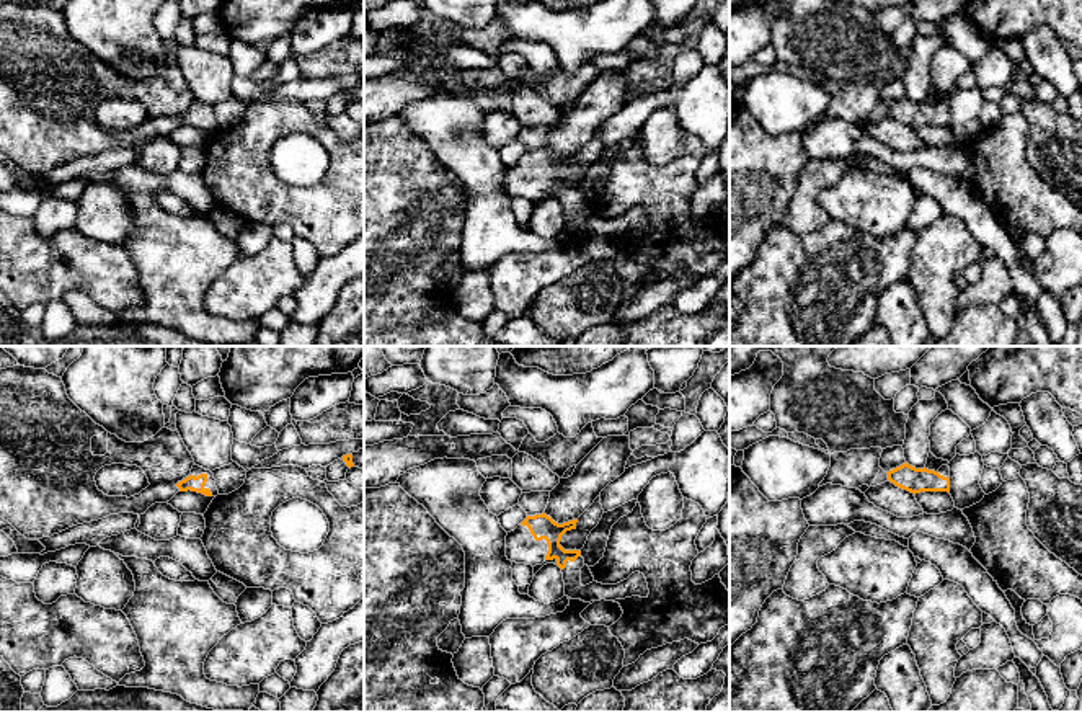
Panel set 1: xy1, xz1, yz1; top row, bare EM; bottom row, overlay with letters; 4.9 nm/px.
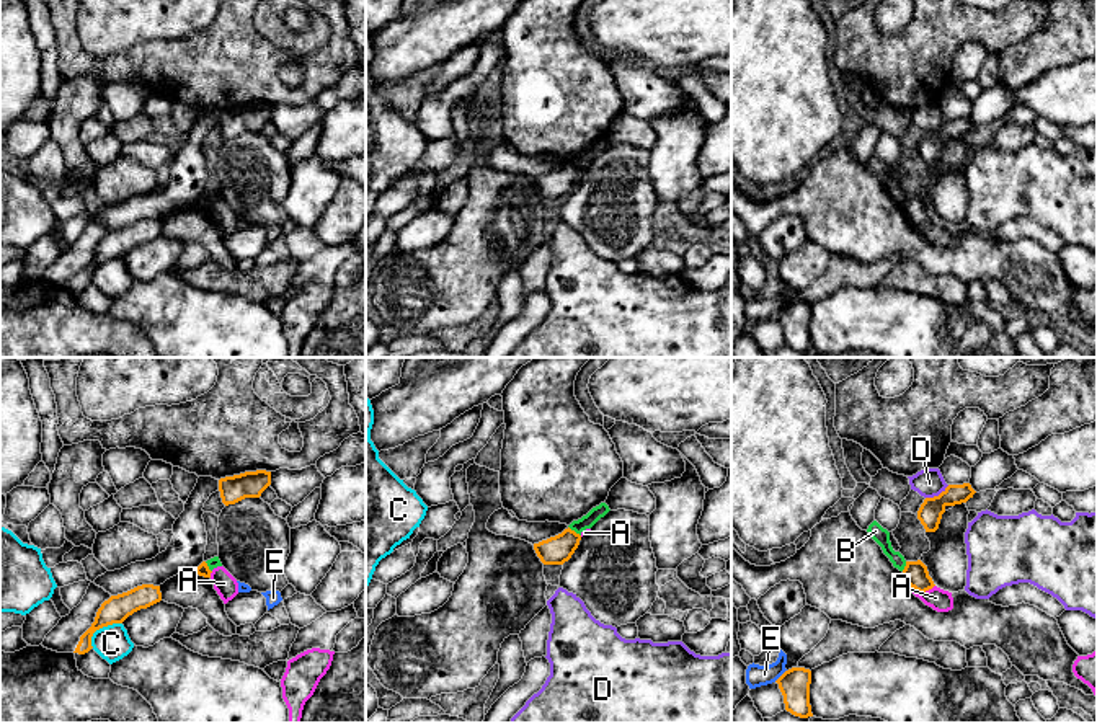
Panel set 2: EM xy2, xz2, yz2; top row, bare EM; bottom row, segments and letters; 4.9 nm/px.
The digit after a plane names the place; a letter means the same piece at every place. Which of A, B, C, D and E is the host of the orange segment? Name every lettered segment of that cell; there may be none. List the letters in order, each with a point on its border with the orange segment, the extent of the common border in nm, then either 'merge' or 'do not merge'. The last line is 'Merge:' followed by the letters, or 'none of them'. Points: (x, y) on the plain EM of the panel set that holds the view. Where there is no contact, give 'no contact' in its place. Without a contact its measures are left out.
A: contact yz2 (923, 226); length 130 nm; do not merge
B: contact xz2 (573, 165); length 80 nm; do not merge
C: contact xy2 (102, 261); length 200 nm; do not merge
D: contact yz2 (939, 129); length 140 nm; do not merge
E: contact yz2 (781, 310); length 90 nm; do not merge
Merge: none of them

